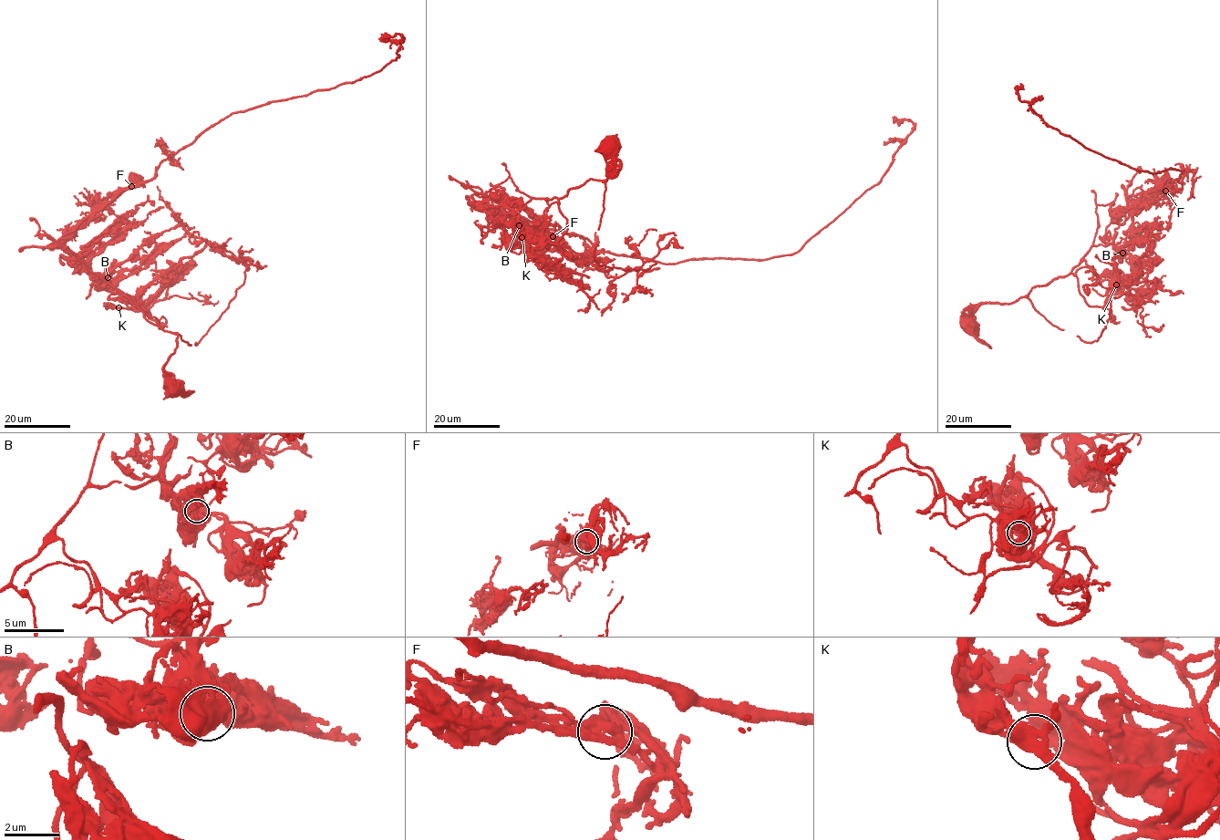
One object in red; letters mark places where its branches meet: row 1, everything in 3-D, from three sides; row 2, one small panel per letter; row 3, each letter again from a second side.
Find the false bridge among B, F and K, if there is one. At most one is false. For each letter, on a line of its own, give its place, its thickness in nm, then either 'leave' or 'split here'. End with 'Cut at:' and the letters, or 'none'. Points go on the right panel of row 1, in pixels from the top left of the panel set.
B: (1122, 253) | 320 nm | leave
F: (1165, 191) | 400 nm | split here
K: (1116, 285) | 400 nm | leave
Cut at: F

